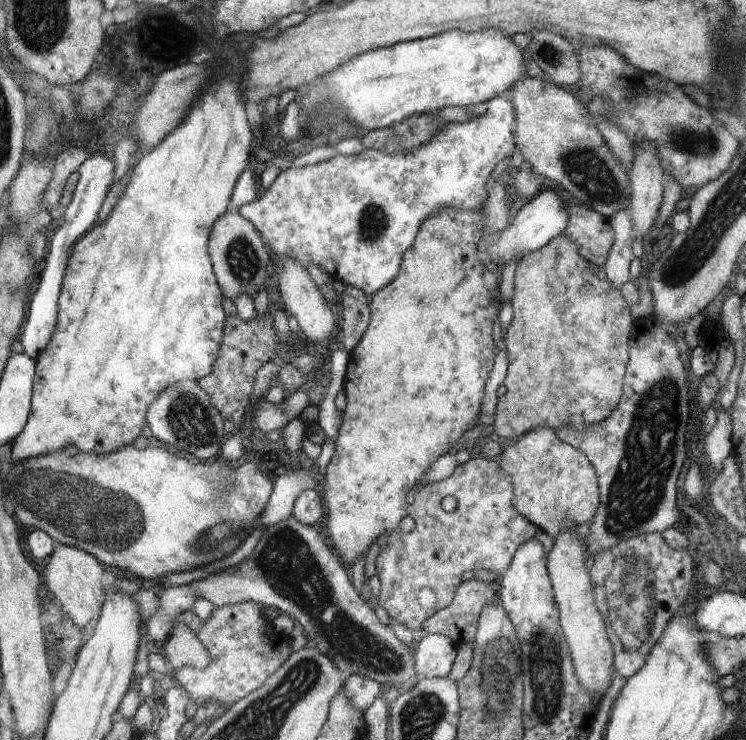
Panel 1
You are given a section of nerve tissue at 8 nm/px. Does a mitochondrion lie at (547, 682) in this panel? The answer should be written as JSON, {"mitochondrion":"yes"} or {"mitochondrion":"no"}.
{"mitochondrion":"yes"}

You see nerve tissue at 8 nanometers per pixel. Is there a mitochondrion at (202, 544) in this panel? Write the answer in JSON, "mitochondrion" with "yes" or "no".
{"mitochondrion":"no"}

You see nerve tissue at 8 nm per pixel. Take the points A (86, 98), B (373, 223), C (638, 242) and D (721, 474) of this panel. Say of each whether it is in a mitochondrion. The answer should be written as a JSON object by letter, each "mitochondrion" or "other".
{"A":"other","B":"mitochondrion","C":"other","D":"other"}

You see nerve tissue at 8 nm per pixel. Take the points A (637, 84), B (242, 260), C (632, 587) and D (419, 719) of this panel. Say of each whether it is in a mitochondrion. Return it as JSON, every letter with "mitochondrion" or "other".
{"A":"mitochondrion","B":"mitochondrion","C":"mitochondrion","D":"mitochondrion"}

